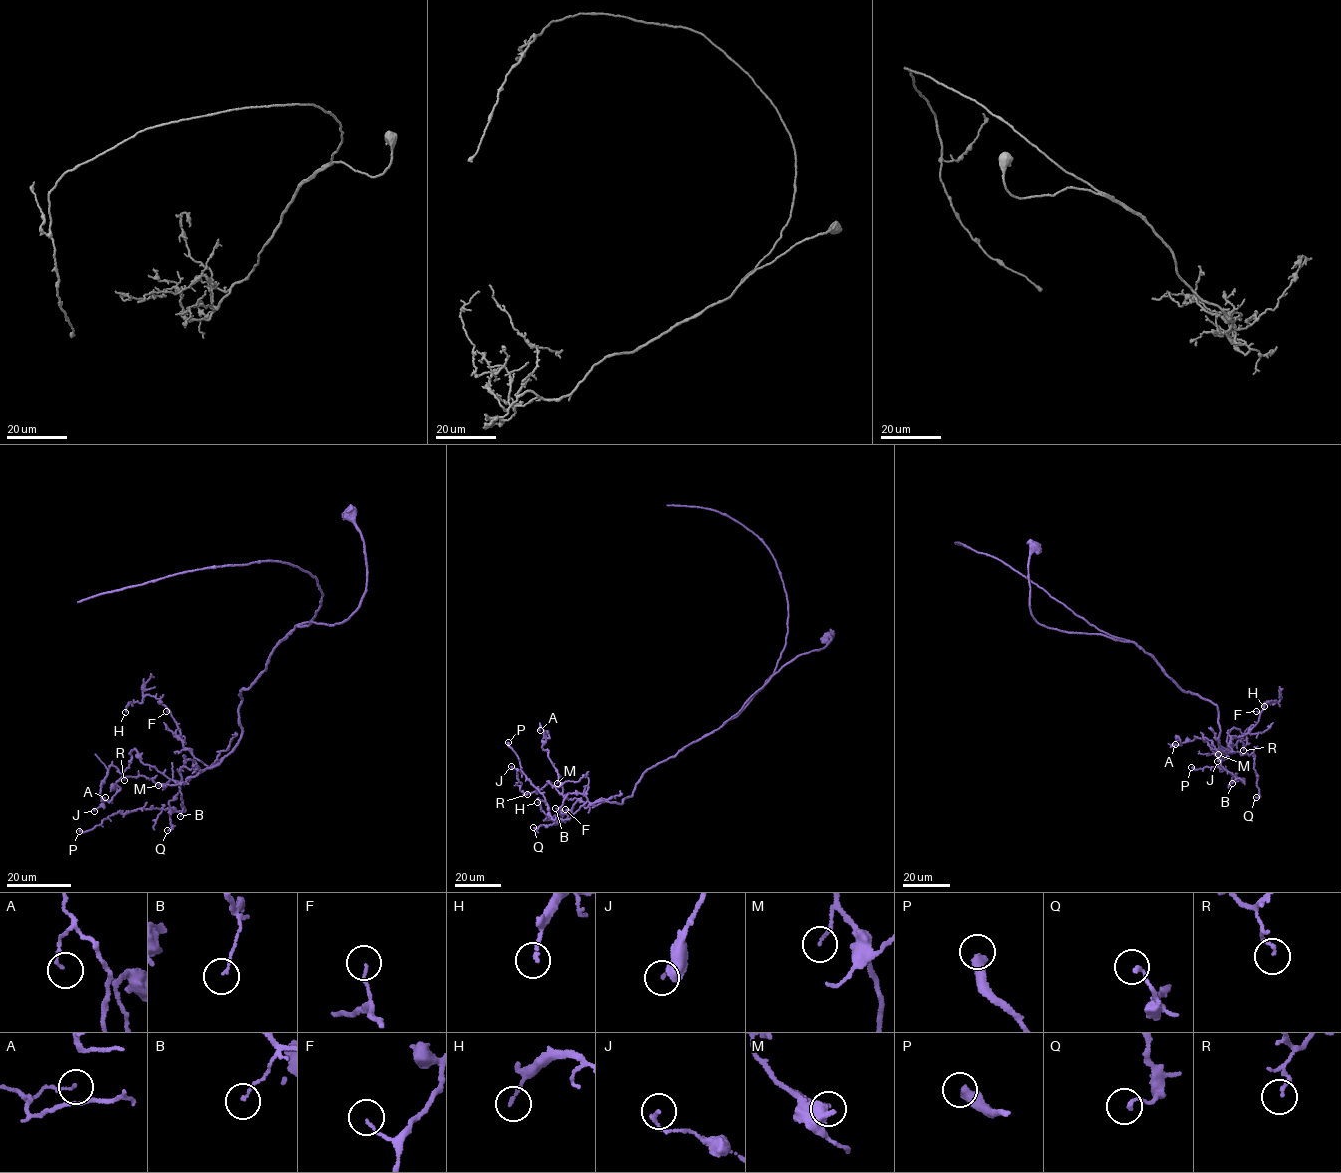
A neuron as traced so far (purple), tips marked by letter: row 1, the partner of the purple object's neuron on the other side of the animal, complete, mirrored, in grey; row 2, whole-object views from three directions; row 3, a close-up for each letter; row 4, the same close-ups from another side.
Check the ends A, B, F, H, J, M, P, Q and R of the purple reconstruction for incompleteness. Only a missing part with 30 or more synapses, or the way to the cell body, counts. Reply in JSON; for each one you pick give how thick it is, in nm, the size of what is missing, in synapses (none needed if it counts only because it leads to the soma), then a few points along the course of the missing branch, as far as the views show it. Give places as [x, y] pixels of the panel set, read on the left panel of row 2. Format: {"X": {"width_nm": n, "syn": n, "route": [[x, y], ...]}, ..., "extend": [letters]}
{"extend": []}

